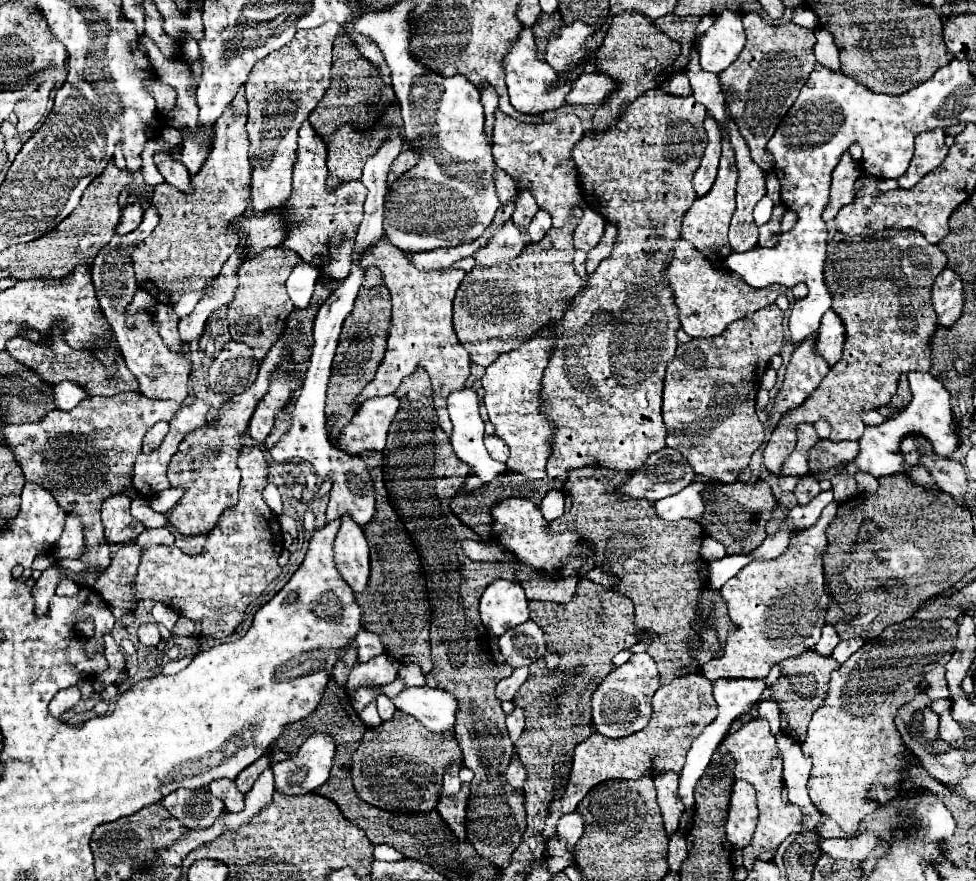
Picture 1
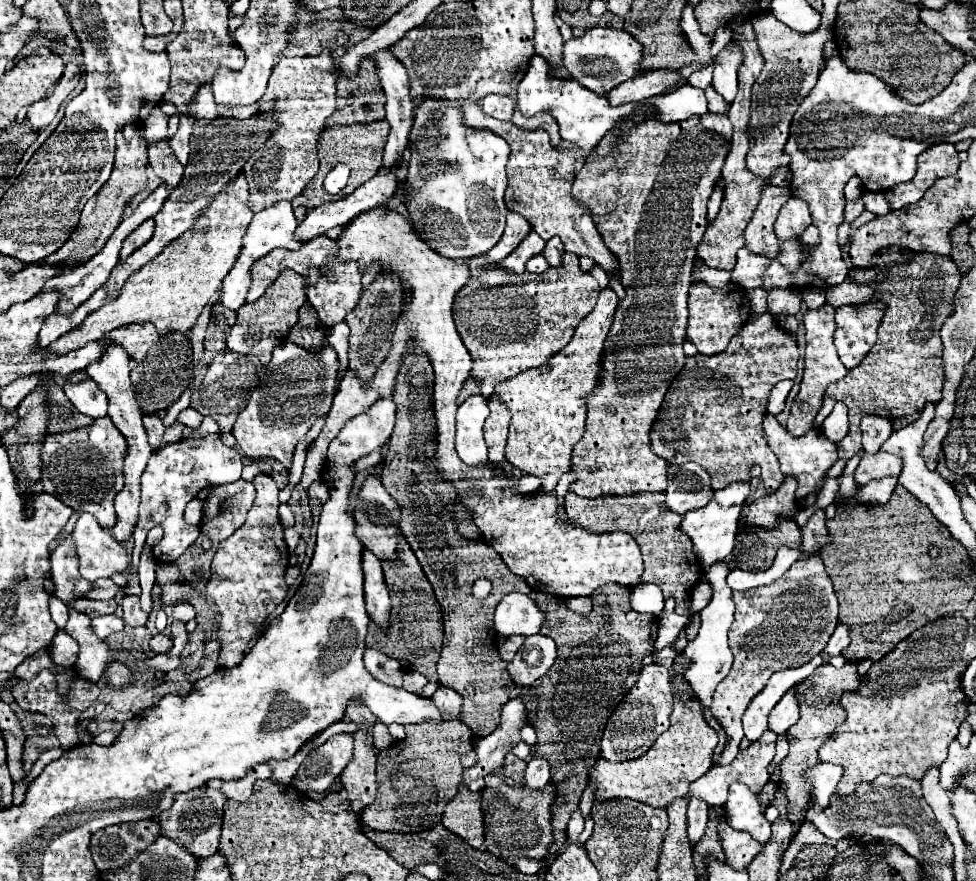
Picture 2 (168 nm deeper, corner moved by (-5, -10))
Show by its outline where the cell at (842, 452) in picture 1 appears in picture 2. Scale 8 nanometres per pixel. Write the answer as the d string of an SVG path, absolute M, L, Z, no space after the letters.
M864 454L860 466L854 472L854 478L858 484L866 484L874 478L884 478L885 476L898 476L902 472L902 458L896 454Z

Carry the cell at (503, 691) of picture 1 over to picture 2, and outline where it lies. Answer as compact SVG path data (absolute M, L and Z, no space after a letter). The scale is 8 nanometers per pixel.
M514 698L508 704L504 704L502 720L500 720L498 728L474 746L476 754L478 754L478 764L470 770L464 770L462 784L466 784L468 780L484 778L484 776L500 770L500 766L504 766L506 754L522 740L520 728L526 724L528 724L528 718L524 712L522 698Z

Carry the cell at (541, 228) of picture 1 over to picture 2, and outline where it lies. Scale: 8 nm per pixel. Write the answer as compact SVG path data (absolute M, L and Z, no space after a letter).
M560 238L548 240L542 254L544 254L544 258L550 262L550 266L562 266L562 254L564 254L562 240L560 240Z

